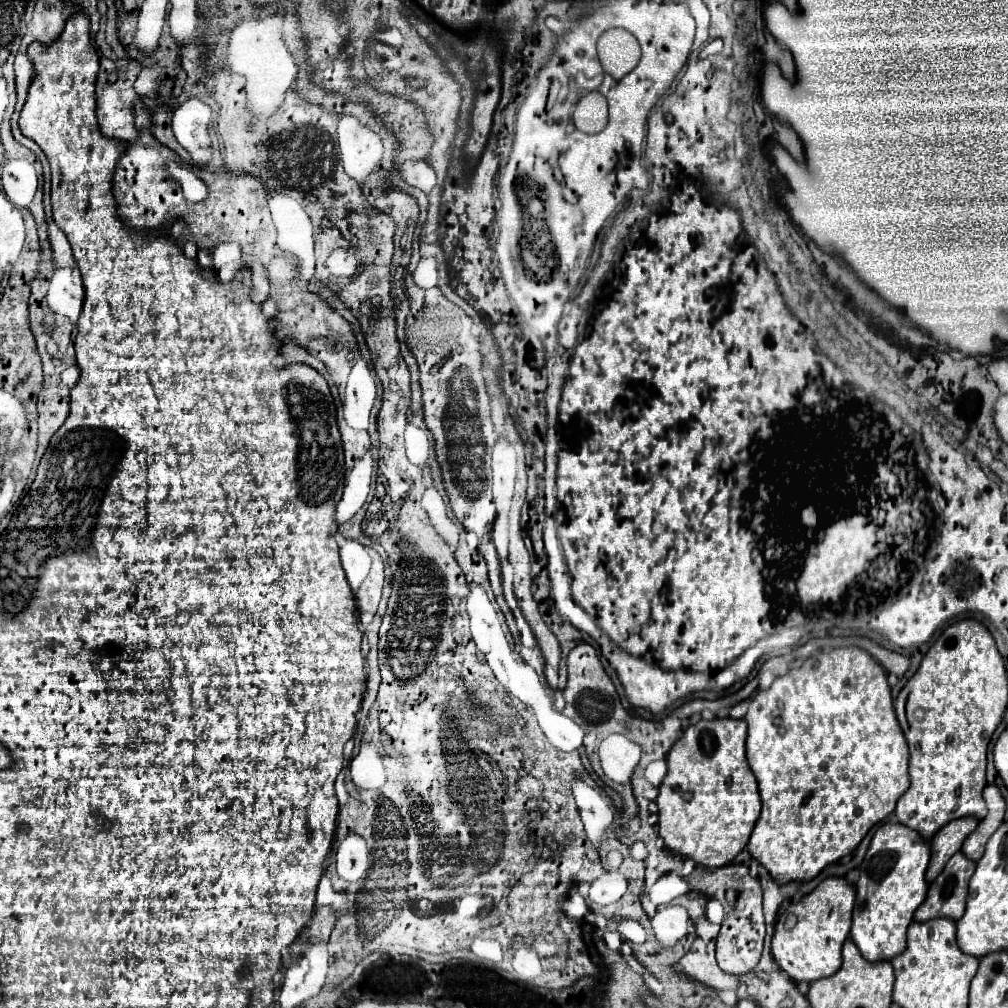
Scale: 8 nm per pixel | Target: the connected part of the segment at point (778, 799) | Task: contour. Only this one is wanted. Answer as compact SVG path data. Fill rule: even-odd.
M844 647L844 649L834 649L830 653L820 653L816 657L810 657L804 661L800 669L790 669L784 677L778 677L770 689L758 691L758 695L750 701L748 713L746 713L746 723L748 723L748 743L746 743L746 759L748 765L758 781L760 787L760 799L762 799L762 813L756 821L756 827L752 831L752 837L748 841L748 853L752 859L762 863L770 877L778 885L786 885L792 881L810 881L814 879L826 865L838 861L844 855L850 855L860 841L866 837L866 833L880 821L884 821L896 807L896 801L902 797L902 793L908 789L910 779L908 779L908 745L904 739L904 733L898 725L894 705L892 705L892 695L890 687L886 681L886 671L864 651L858 647Z

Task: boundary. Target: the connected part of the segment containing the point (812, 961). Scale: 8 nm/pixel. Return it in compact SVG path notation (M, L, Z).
M844 877L824 879L812 893L792 903L776 923L772 937L772 957L792 981L814 983L840 969L842 945L848 939L856 891Z

